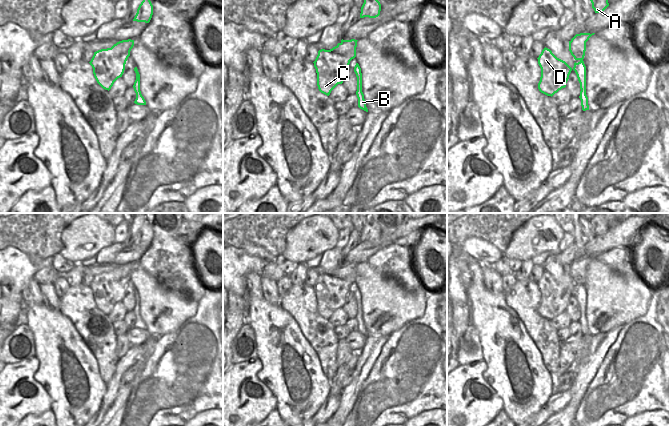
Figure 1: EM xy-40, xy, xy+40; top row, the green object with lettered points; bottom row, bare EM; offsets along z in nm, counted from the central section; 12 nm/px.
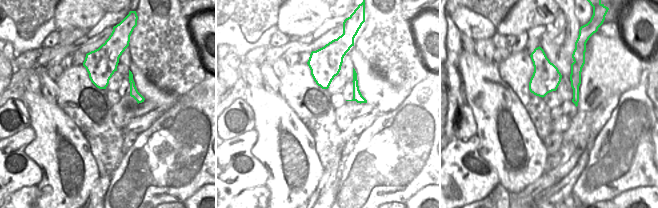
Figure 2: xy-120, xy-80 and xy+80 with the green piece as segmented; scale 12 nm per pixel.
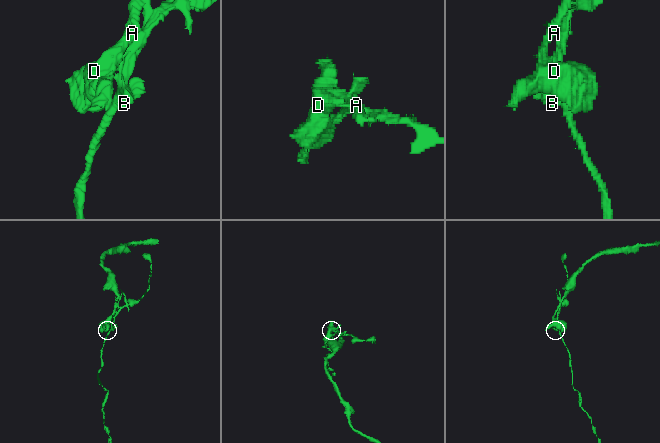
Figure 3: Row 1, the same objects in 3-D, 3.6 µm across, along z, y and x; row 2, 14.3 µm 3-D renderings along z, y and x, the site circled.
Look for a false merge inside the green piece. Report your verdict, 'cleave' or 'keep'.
cleave

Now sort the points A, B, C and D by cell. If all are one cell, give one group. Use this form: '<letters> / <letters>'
A C D / B

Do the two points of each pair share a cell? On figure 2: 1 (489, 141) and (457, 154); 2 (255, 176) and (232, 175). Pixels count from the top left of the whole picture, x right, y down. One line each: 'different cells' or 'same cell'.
1: different cells
2: same cell

